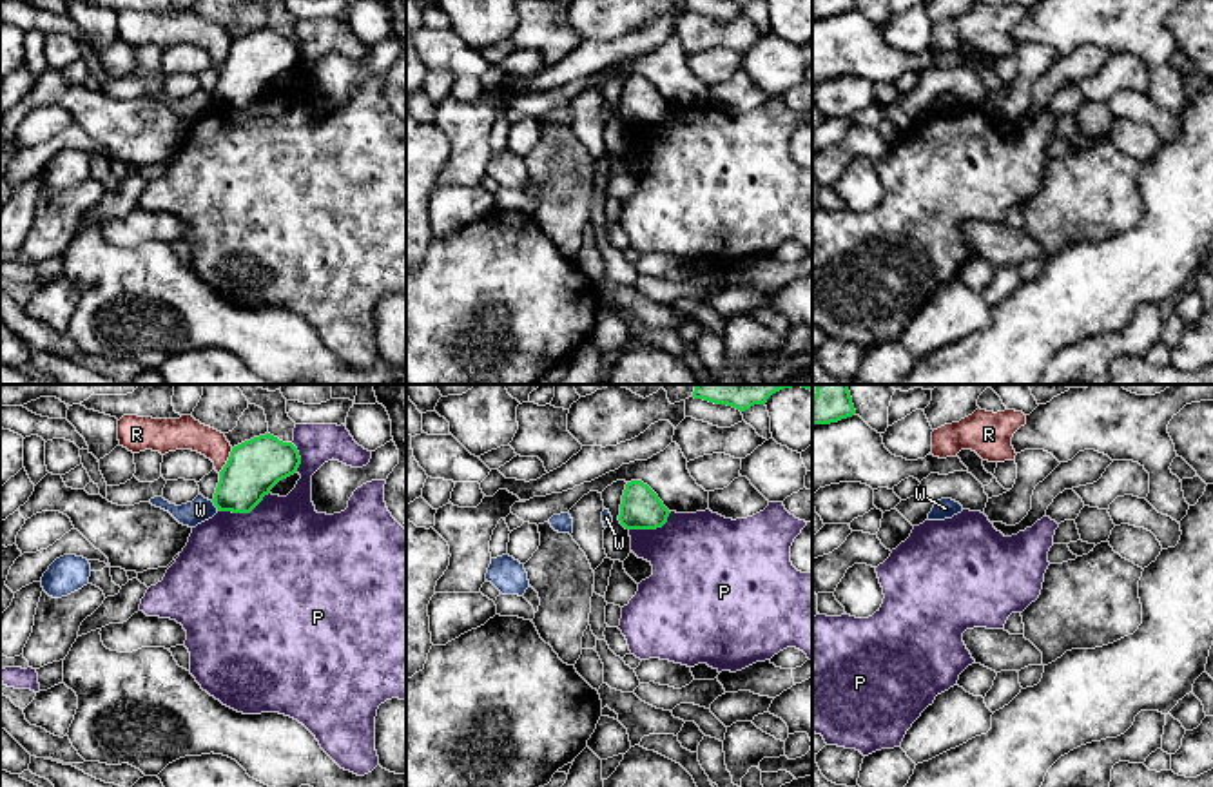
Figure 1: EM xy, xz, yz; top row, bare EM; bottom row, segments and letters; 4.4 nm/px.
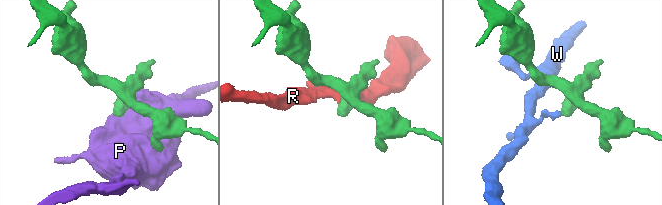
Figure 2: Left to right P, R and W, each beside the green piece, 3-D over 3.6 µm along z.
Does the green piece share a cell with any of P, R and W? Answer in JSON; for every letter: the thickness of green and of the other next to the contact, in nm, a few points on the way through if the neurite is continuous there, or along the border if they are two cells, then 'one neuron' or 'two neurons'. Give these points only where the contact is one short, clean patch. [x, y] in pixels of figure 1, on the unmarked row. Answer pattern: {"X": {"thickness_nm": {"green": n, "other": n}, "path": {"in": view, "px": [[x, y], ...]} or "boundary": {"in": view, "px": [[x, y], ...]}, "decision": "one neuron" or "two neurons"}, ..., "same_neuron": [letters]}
{"P": {"thickness_nm": {"green": 240, "other": 500}, "decision": "two neurons"}, "R": {"thickness_nm": {"green": 240, "other": 140}, "boundary": {"in": "xy", "px": [[232, 42], [227, 57], [218, 66]]}, "decision": "two neurons"}, "W": {"thickness_nm": {"green": 240, "other": 110}, "boundary": {"in": "xy", "px": [[211, 95], [218, 104]]}, "decision": "two neurons"}, "same_neuron": []}

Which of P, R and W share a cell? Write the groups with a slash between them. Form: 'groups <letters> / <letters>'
groups P / R / W

